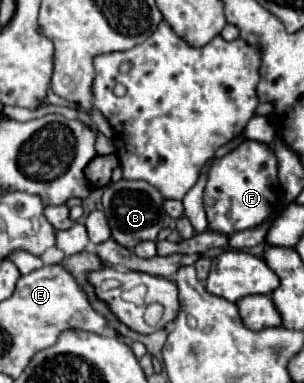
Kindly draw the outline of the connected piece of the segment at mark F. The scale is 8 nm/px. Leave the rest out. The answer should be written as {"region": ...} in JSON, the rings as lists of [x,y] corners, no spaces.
{"region":[[[244,141],[240,147],[236,147],[222,159],[214,159],[208,169],[208,181],[204,187],[204,209],[206,209],[210,231],[232,235],[236,231],[244,231],[264,223],[278,203],[278,191],[280,191],[280,183],[276,175],[274,151],[268,145],[256,145],[256,141]]]}

